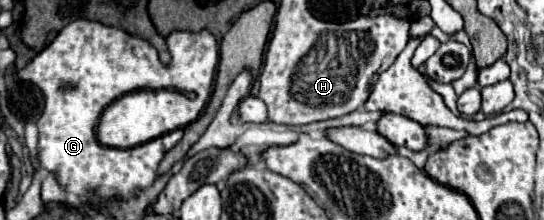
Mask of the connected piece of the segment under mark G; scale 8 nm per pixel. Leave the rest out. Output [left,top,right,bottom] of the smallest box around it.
[18,18,218,200]

